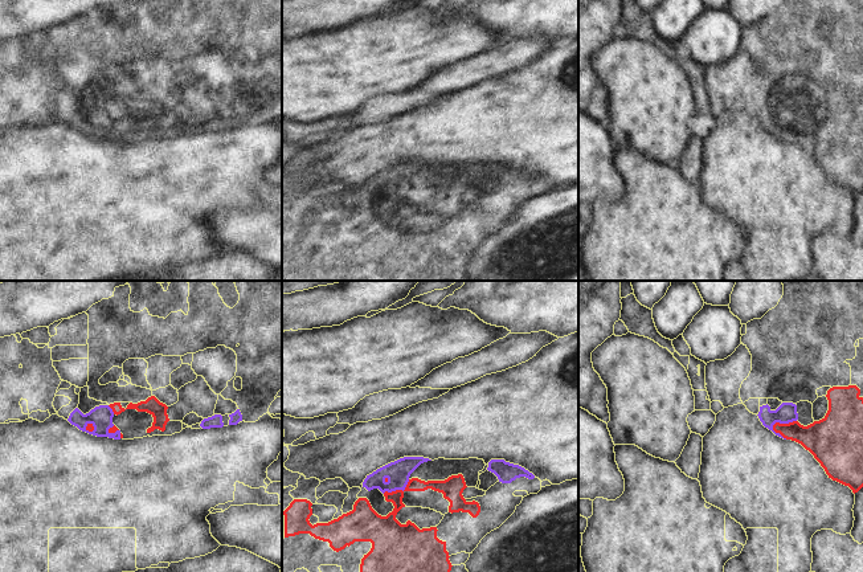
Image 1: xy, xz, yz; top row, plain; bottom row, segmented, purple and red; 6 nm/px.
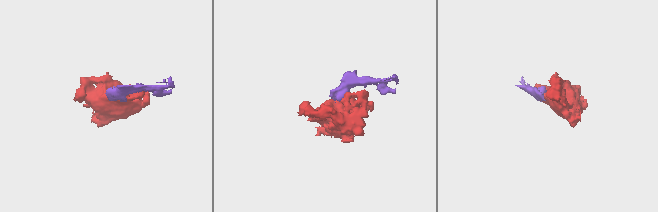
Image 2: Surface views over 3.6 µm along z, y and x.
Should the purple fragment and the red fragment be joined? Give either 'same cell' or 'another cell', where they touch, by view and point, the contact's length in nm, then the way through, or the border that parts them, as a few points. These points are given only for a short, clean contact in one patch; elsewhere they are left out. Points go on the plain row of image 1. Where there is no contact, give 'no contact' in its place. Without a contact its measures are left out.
another cell | yz (782, 126) | 160 nm | along yz (796, 123), (776, 126), (772, 133)

